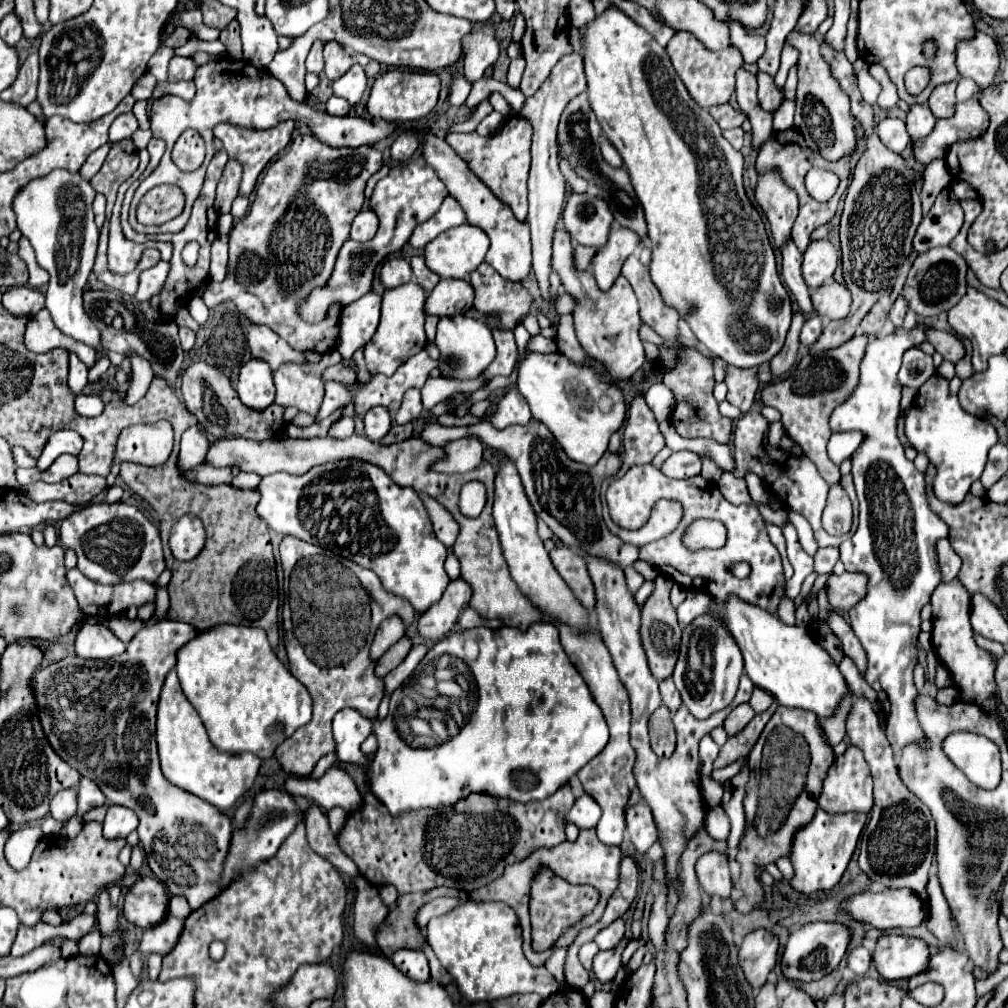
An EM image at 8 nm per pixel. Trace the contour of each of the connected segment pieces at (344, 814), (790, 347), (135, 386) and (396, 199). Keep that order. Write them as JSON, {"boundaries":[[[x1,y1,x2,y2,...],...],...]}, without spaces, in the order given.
{"boundaries":[[[332,807,332,809,328,811,328,819,330,819,330,827,332,827,334,837,338,839,340,833,342,833,342,829,344,829,344,823,346,823,346,819,348,819,348,811,344,811,342,807]],[[802,311,794,313,794,317,792,317,792,325,790,325,790,329,788,329,788,335,786,335,786,343,784,343,784,347,782,347,782,351,780,351,776,357,772,357,772,361,770,361,770,369,772,369,774,375,782,375,782,373,786,373,786,371,794,365,796,355,798,355,798,345,800,345,798,335,800,335,802,323,804,323,804,315,802,315]],[[132,353,130,355,132,364,132,372,130,377,130,387,124,395,124,403,126,405,134,405,138,403,146,392,148,391,149,385,154,377,150,361]],[[414,155,408,163,394,165,390,169,388,177,378,181,378,185,374,189,374,195,370,197,370,209,378,217,394,217,394,221,380,219,380,229,374,235,374,239,370,239,368,243,346,241,342,245,328,283,324,287,312,289,312,293,298,305,300,317,308,323,320,323,326,317,330,305,338,303,340,307,346,307,352,301,364,297,372,289,374,269,382,263,382,259,388,257,394,251,400,251,404,247,404,243,410,239,414,227,418,223,424,223,428,217,432,217,438,211,440,201,444,201,446,195,448,195,446,185,438,179,436,171,430,169,422,161,420,155]]]}

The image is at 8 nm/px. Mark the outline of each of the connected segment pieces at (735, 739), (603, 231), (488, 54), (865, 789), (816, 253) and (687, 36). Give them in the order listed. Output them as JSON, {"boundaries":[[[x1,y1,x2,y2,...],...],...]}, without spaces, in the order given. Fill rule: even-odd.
{"boundaries":[[[775,700,764,713,756,715,740,733,728,737,728,741,722,745,720,749,720,755,718,759,714,761,714,769,720,769,720,767,726,767,734,761,738,761,740,757,746,757,750,753,750,749,754,747,754,743,758,741,762,729,766,727,766,723,770,721,770,717,774,715,780,704]],[[572,193,564,205,562,221,576,243,600,249,608,241,614,217,602,199,588,193]],[[484,23,464,37,462,57,464,57,464,75,468,81,476,81,484,71,496,63,500,55,500,45,496,39,496,25]],[[850,745,846,753,834,759,834,765,828,771,818,803,826,813,850,813,850,811,868,813,872,809,872,777,868,763,864,761,864,755,860,753,860,749,856,749,856,745]],[[828,239,810,241,804,253,804,261,802,261,802,275,804,275,806,285,810,289,820,287,828,279,832,279,836,267,838,267,836,247]],[[676,31,674,37,666,45,666,51,668,51,670,59,672,59,672,65,674,65,676,73,678,73,678,77,684,81,688,93,692,95,692,99,700,107,708,109,712,105,728,103,728,99,730,99,730,95,734,91,736,69,744,63,742,61,742,53,740,53,738,47,730,45,728,49,722,49,720,53,718,51,710,53,710,51,706,51,698,43,698,39,692,33,688,33,688,31]]]}

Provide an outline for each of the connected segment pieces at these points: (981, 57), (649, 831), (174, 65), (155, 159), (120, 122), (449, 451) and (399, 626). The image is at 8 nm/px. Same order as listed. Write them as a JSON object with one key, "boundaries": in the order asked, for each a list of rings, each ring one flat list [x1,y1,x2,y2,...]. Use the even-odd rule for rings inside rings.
{"boundaries":[[[976,31,974,37,960,41,956,47,956,67,960,75,976,81,982,89,992,85,998,65,1000,57,996,41,982,31]],[[636,803,626,811,626,829,640,853,646,853,646,849,658,841,658,829,654,825,652,811,644,803]],[[172,57,170,69,168,69,168,81,178,83,182,79,192,79,198,65,190,57]],[[152,139,150,143,148,143,148,153,150,153,150,163,148,163,148,167,146,167,146,171,142,173,142,177,138,179,138,181,142,181,144,177,148,177,156,167,158,167,158,163,160,163,160,159,162,159,162,155,164,155,164,147,166,147,166,143,162,141,162,139]],[[124,113,120,115,112,127,110,127,110,141,116,143,116,141,122,141,124,137,130,137,134,131,138,129,138,121,134,117,134,113]],[[464,437,452,441,444,447,446,461,438,461,436,469,446,473,466,473,480,465,482,461,482,443,478,437]],[[392,615,388,619,384,619,376,631,374,643,372,643,372,659,376,661,388,647,392,647,402,635,406,633,406,625,404,621,400,621,400,617]]]}

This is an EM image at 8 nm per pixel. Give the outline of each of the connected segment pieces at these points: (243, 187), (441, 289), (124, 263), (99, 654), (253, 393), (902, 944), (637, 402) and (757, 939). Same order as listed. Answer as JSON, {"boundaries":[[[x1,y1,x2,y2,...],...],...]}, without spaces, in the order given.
{"boundaries":[[[284,121,284,123,278,123,276,127,270,127,270,129,240,129,238,125,228,125,228,123,216,125,214,135,224,143,224,149,230,155,230,159,240,161,242,167,244,167,244,175,242,175,242,183,240,183,240,193,242,195,252,193,260,171,266,167,266,163,274,155,278,155,282,149,286,149,286,145,292,139,293,132,294,121]],[[440,279,426,299,426,313,452,317,466,313,474,303,474,289,466,279]],[[124,181,118,189,118,199,112,211,112,219,110,219,110,243,108,243,108,265,114,273,128,273,136,267,140,255,144,249,148,247,156,247,160,249,162,261,170,261,172,257,172,245,170,243,134,243,130,239,124,237,122,233,122,225,120,225,120,209,122,209,122,201,124,201,124,193,126,189,132,185,132,181]],[[84,623,76,635,76,655,82,659,110,659,124,653,126,645,102,623]],[[252,357,248,363,240,367,240,375,236,381,236,391,240,401,252,409,266,409,274,401,274,383,272,369,268,369,266,361]],[[884,935,880,937,872,957,878,973,888,981,896,981,924,973,924,969,928,969,930,949,926,941,916,937]],[[636,391,624,421,624,457,616,477,622,477,634,465,648,465,664,449,664,437,658,429,652,409,646,405,642,391]],[[756,929,748,933,740,945,740,967,754,991,760,989,778,959,778,937,772,931]]]}

